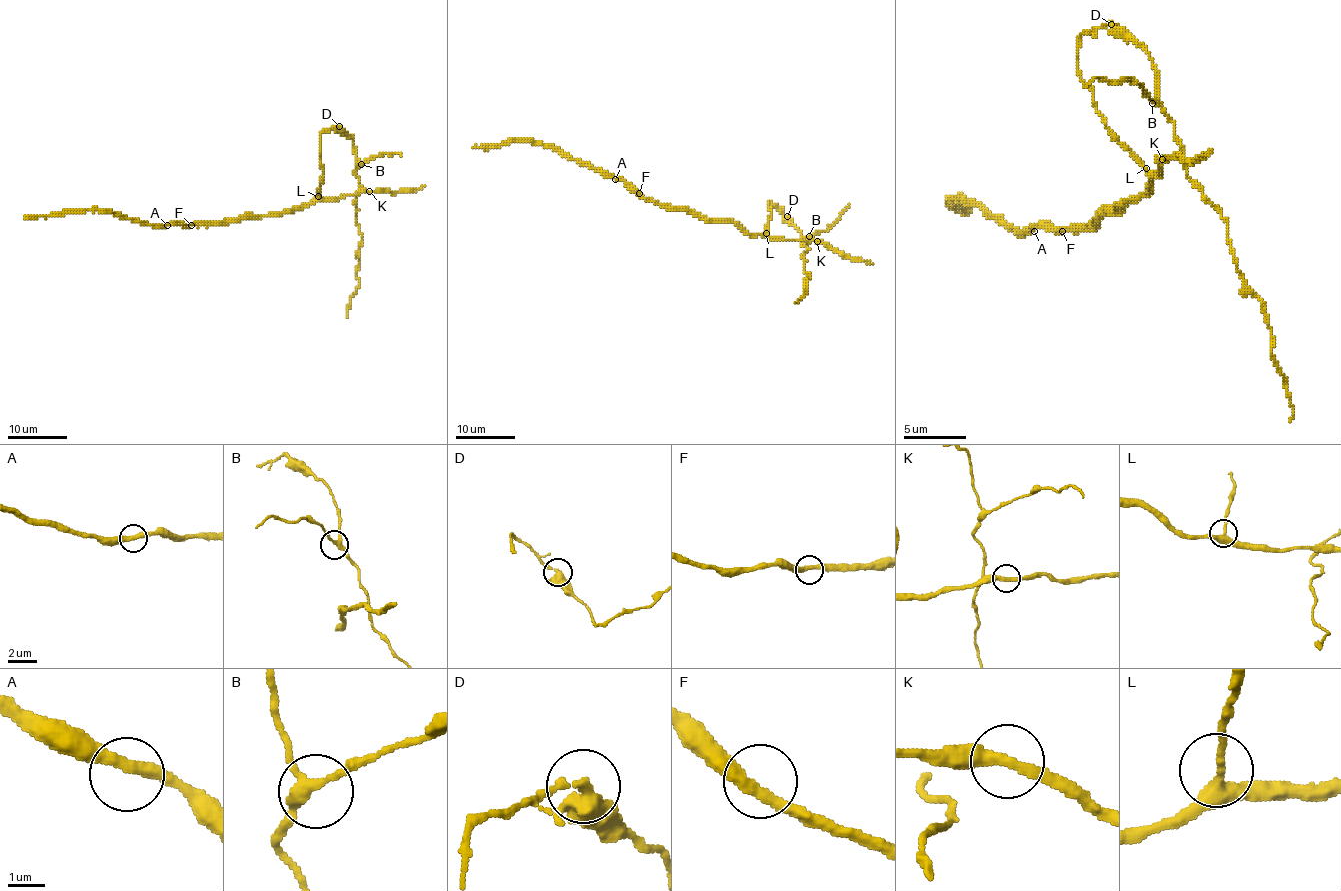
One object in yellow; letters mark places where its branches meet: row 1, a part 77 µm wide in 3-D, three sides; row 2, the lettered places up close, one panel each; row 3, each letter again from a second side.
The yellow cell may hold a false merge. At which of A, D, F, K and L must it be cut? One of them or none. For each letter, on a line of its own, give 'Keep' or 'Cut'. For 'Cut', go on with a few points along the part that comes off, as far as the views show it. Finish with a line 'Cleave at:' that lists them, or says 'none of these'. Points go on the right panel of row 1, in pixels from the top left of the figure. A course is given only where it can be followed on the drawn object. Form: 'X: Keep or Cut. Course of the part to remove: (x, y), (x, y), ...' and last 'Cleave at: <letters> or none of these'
A: Keep
D: Cut. Course of the part to remove: (1112, 24), (1149, 56), (1190, 181), (1224, 221), (1240, 278), (1262, 303), (1290, 421)
F: Keep
K: Keep
L: Keep
Cleave at: D

